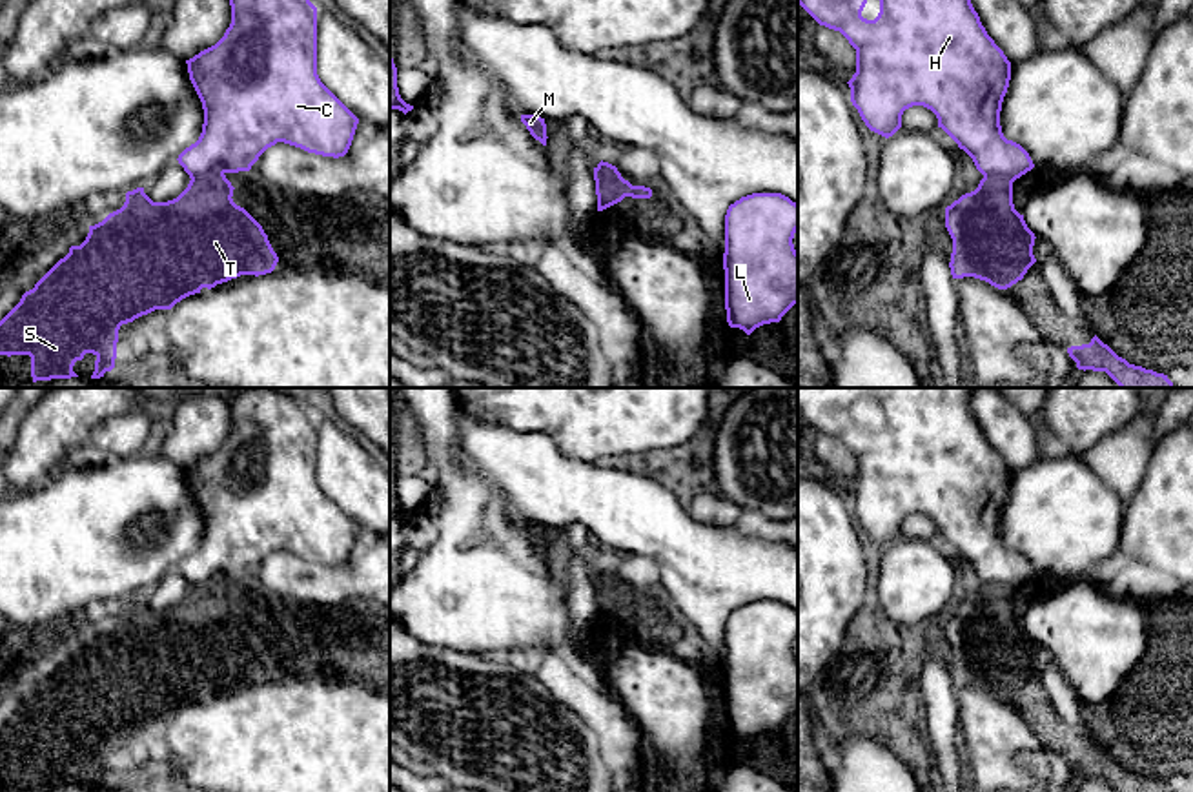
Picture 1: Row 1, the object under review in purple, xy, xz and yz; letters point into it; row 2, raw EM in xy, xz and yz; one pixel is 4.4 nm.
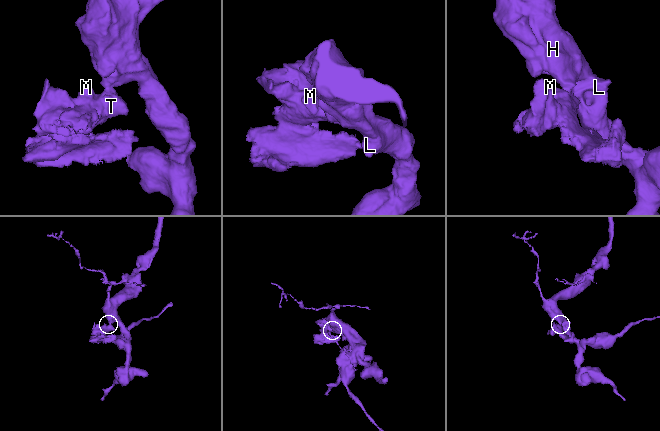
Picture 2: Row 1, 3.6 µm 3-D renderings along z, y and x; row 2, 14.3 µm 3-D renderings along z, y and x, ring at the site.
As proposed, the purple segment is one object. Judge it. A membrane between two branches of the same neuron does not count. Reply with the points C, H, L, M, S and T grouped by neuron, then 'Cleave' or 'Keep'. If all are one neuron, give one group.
Groups: C H L / M S T. Cleave

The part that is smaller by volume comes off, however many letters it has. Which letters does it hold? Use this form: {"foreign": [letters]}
{"foreign": ["M", "S", "T"]}

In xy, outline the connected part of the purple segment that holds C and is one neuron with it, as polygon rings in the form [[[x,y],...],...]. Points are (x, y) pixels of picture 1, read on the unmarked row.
[[[246,388],[229,397],[231,432],[211,455],[186,468],[204,532],[178,572],[197,586],[250,579],[277,550],[322,564],[344,564],[359,526],[317,482],[317,415],[295,388]]]

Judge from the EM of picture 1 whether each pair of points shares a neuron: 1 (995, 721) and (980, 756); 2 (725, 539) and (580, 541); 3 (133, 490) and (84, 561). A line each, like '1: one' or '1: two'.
1: one
2: two
3: one

